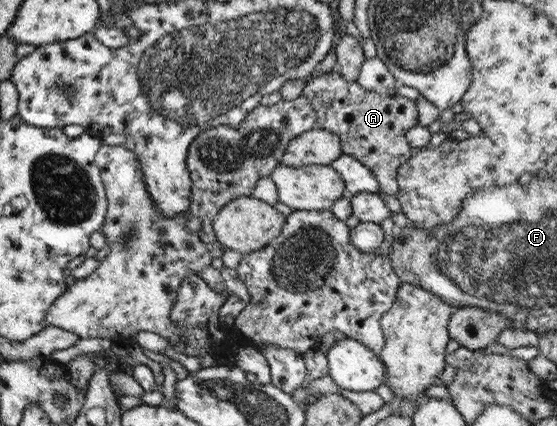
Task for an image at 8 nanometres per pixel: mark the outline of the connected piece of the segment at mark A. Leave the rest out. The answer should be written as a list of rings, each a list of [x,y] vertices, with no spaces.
[[[335,68],[311,79],[301,90],[315,112],[317,128],[337,135],[340,150],[366,166],[378,182],[378,190],[397,194],[396,172],[411,155],[405,131],[417,125],[417,108],[413,100],[393,95],[379,95],[361,87],[357,81],[345,81]]]

